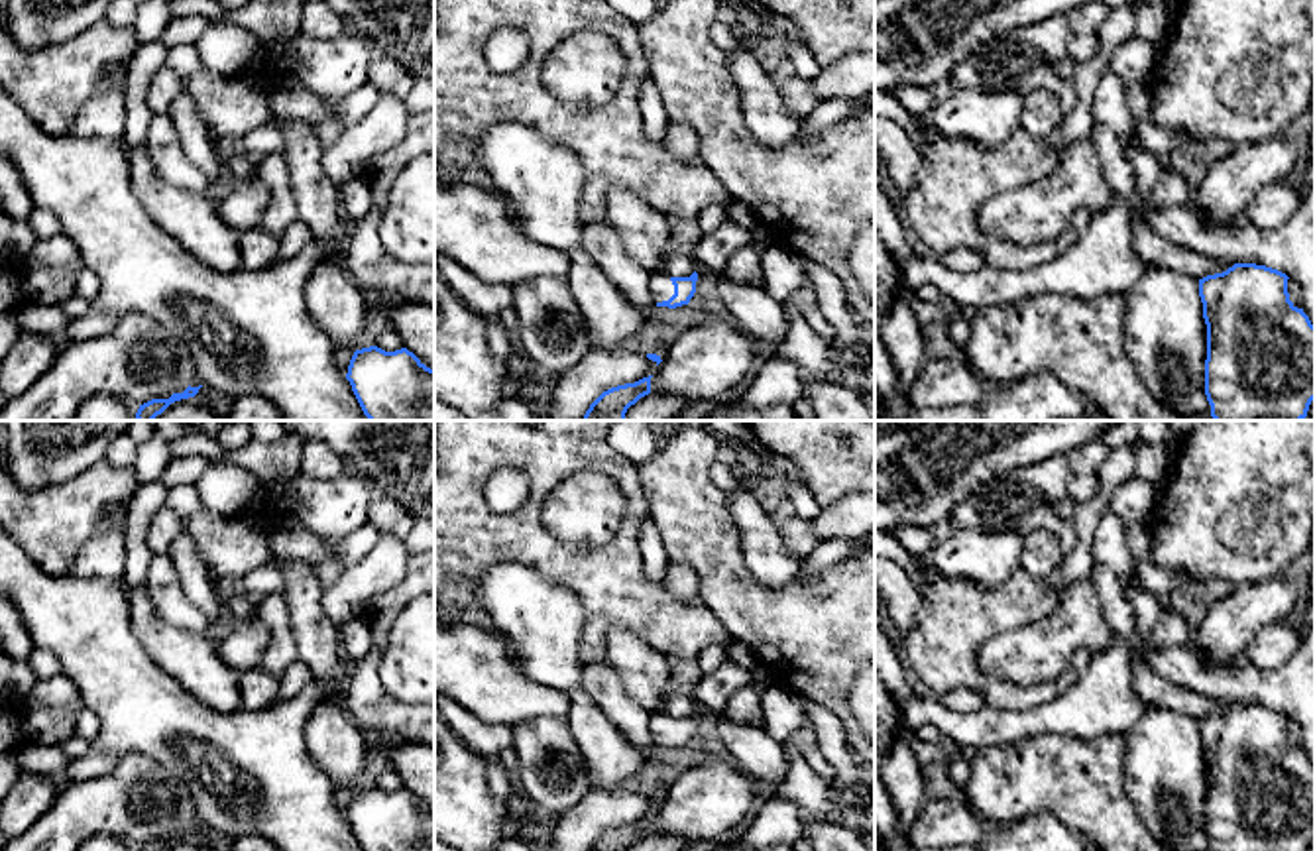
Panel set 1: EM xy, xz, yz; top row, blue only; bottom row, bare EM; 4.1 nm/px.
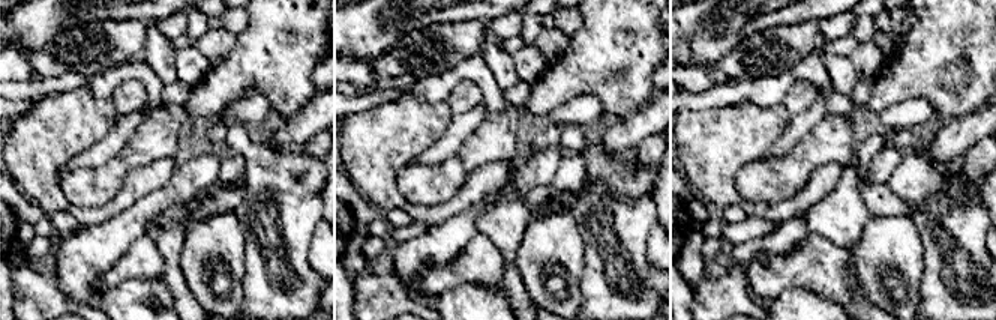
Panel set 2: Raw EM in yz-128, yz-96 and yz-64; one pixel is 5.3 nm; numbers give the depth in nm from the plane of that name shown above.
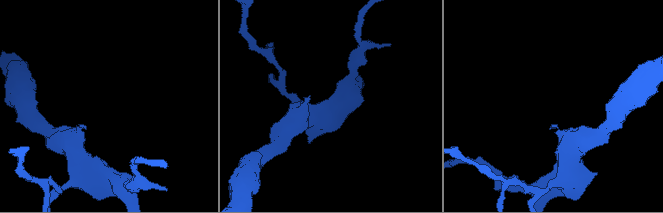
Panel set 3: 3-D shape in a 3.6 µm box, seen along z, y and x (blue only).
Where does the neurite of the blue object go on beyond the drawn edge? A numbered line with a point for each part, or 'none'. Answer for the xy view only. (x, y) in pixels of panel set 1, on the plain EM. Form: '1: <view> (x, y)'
none

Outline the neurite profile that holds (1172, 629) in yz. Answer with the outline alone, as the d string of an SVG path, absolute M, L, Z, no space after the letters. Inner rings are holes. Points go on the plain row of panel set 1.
M1172 609L1160 617L1160 621L1152 627L1150 643L1154 649L1170 649L1179 647L1191 641L1193 629L1187 619Z

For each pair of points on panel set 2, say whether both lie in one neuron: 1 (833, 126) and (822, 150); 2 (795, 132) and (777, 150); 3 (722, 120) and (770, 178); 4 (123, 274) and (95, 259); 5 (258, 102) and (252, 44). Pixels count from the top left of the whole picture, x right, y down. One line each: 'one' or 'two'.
1: one
2: one
3: two
4: two
5: two

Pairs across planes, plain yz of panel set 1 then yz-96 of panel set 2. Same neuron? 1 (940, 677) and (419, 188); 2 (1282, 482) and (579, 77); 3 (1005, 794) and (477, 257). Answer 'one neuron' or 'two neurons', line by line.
1: two neurons
2: one neuron
3: one neuron

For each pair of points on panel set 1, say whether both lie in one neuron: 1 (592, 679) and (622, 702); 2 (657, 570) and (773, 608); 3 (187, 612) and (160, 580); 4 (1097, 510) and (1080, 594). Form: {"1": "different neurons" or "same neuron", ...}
{"1": "same neuron", "2": "different neurons", "3": "same neuron", "4": "different neurons"}

